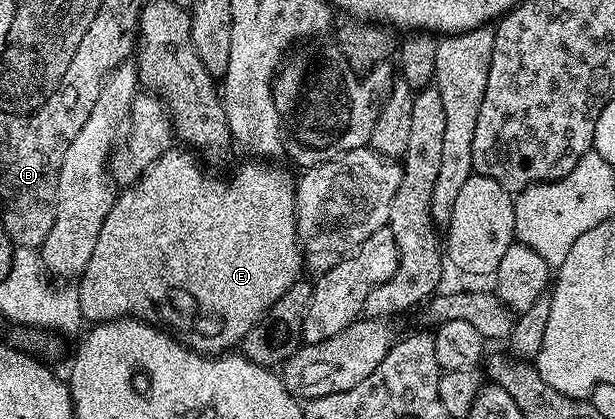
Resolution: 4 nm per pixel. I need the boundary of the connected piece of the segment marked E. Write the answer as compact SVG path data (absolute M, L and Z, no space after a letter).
M170 149L167 153L163 153L163 157L159 157L159 161L155 161L155 165L151 165L148 171L137 180L136 183L128 186L125 191L116 196L113 200L113 208L111 213L107 213L107 221L103 221L103 229L99 231L99 242L95 244L95 253L91 257L91 261L87 261L87 269L79 277L79 282L76 284L77 292L79 293L79 305L81 306L82 320L88 321L90 324L109 323L112 319L143 319L146 321L156 320L156 315L177 315L177 331L175 330L175 338L185 347L190 347L193 351L197 351L200 355L208 355L210 357L220 357L226 353L232 352L234 349L240 348L244 344L247 333L251 333L251 329L256 323L260 323L264 319L266 313L275 305L275 301L279 301L279 297L283 297L283 293L287 293L287 289L291 289L293 283L298 282L302 278L303 272L303 252L301 250L301 241L297 237L297 189L295 186L294 176L289 176L287 172L277 165L270 165L265 161L249 161L253 163L245 163L230 179L216 179L213 175L208 175L199 162L198 156L189 149Z

